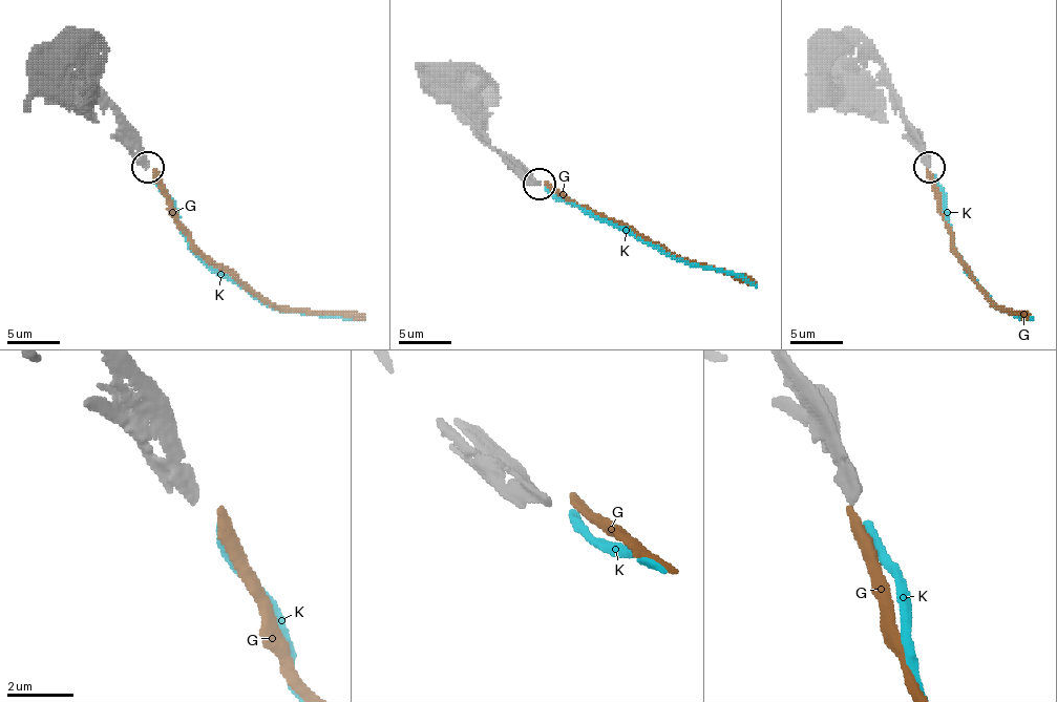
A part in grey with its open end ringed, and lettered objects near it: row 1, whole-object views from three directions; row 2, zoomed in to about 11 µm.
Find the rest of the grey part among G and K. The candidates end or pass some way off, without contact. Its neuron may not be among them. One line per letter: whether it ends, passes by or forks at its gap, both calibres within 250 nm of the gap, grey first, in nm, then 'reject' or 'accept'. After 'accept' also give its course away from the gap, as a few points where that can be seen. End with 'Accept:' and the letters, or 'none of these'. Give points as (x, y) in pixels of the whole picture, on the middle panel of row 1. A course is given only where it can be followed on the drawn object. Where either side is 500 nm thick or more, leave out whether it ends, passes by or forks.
G: it ends | 320/300 nm | reject
K: it ends | 320/280 nm | reject
Accept: none of these

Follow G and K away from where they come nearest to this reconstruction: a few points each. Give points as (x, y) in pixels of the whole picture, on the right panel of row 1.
G: (927, 169), (958, 258), (1000, 309), (1030, 319)
K: (932, 174), (943, 193), (951, 246), (972, 277), (1003, 312), (1032, 317)

